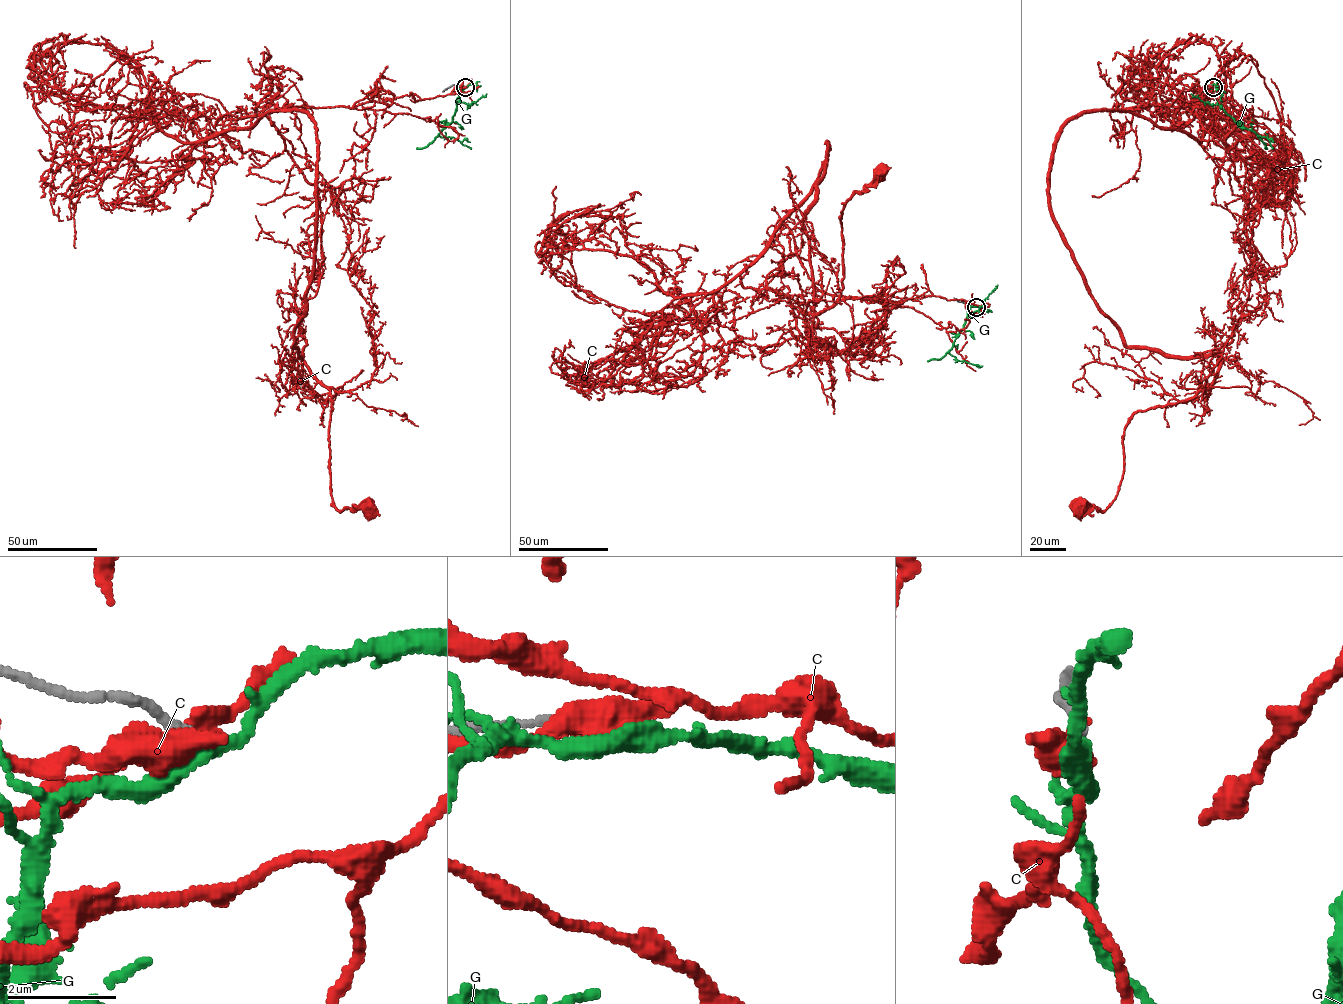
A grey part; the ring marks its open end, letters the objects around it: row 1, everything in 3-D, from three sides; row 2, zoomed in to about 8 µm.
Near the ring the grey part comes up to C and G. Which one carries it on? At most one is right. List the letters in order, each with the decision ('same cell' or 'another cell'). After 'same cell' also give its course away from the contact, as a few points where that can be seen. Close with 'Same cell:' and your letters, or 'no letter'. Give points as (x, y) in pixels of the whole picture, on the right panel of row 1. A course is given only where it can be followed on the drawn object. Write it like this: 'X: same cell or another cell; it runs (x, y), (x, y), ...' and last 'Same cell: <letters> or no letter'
C: another cell
G: same cell; it runs (1213, 87), (1221, 108), (1239, 125), (1267, 137), (1272, 149)
Same cell: G

